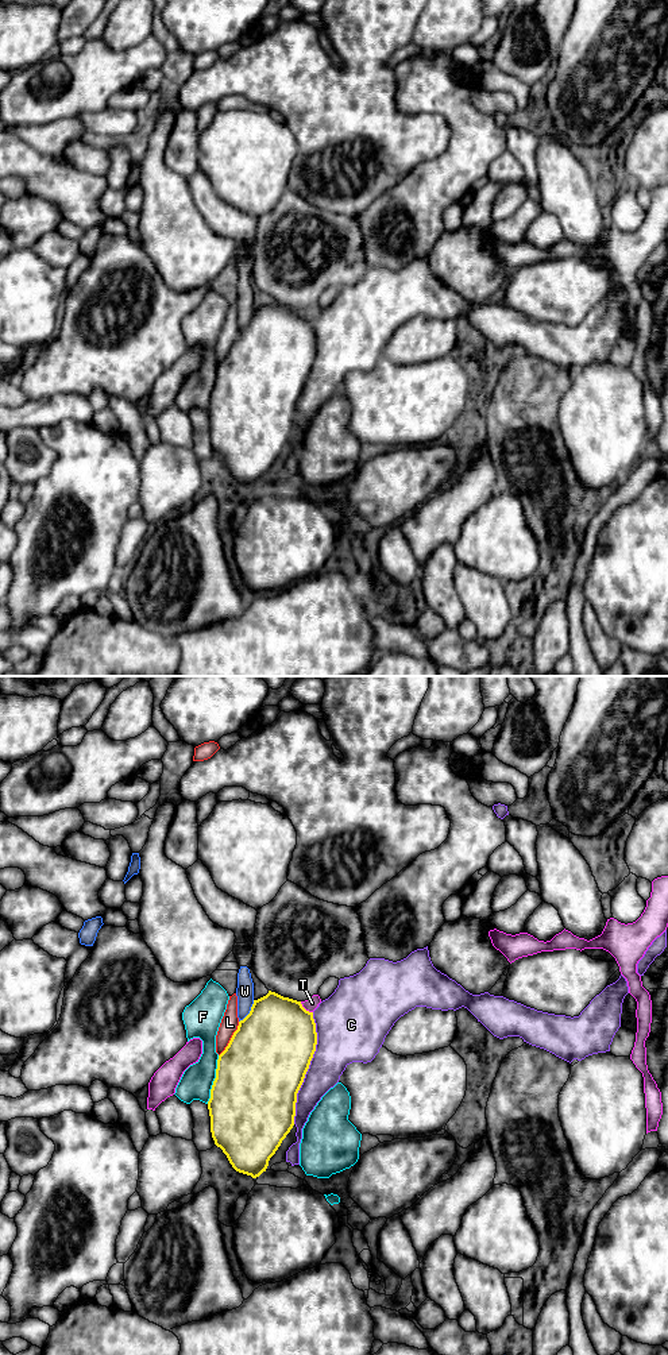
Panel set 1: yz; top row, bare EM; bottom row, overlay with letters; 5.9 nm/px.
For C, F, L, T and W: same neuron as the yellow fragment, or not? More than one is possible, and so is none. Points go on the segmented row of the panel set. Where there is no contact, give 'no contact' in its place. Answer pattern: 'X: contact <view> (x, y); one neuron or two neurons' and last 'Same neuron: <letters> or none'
C: contact yz (308, 1068); two neurons
F: contact yz (215, 1080); two neurons
L: contact yz (231, 1039); two neurons
T: contact yz (304, 1008); two neurons
W: contact yz (250, 1011); two neurons
Same neuron: none

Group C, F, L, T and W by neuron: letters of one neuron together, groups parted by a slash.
C / F / L / T / W

